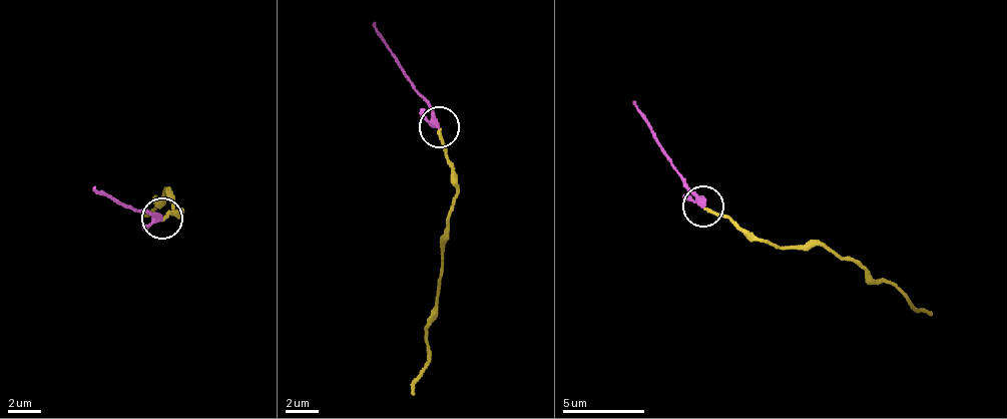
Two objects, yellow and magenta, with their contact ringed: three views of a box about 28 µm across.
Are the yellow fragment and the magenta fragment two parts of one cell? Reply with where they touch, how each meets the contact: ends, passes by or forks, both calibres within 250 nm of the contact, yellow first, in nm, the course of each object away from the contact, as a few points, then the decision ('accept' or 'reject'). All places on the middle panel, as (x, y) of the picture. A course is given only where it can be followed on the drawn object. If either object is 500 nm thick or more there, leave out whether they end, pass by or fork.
(439, 127) | yellow ends | magenta passes by | 180/280 nm | yellow via (438, 127), (442, 150), (458, 189), (449, 214), (445, 252), (428, 326), (427, 368), (411, 396) | magenta via (438, 125), (374, 22) | accept

